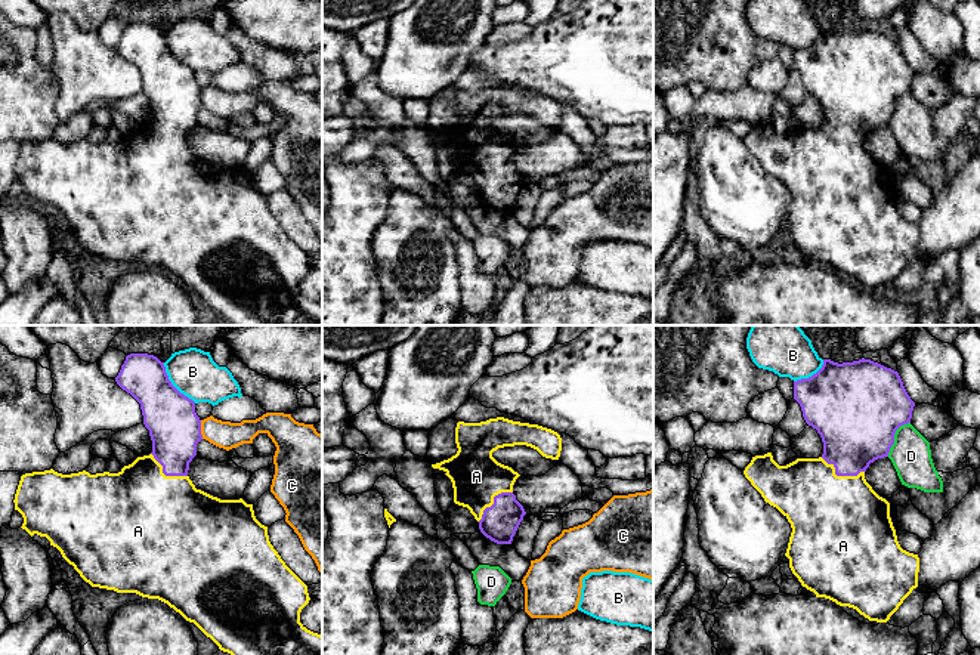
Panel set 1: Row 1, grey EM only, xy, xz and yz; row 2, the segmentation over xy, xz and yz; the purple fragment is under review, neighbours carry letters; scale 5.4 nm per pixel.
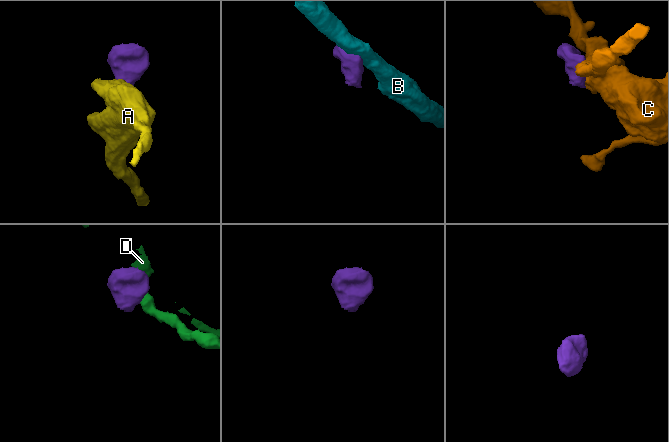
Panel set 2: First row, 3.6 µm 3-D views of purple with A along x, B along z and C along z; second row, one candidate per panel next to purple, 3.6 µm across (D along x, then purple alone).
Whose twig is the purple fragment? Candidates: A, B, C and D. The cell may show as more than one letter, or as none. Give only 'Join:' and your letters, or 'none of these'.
Join: A

